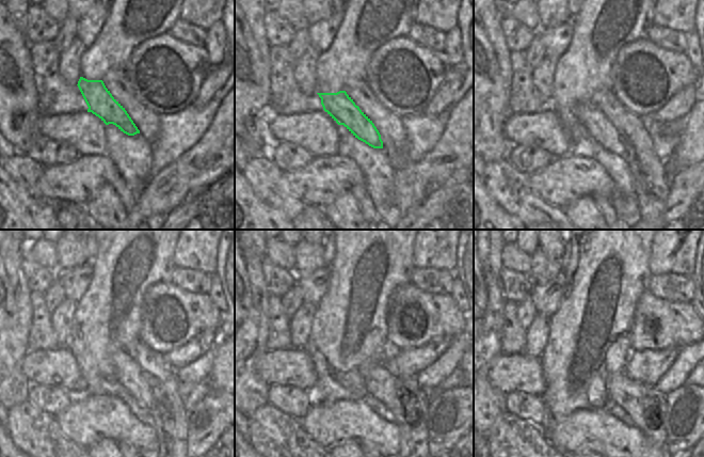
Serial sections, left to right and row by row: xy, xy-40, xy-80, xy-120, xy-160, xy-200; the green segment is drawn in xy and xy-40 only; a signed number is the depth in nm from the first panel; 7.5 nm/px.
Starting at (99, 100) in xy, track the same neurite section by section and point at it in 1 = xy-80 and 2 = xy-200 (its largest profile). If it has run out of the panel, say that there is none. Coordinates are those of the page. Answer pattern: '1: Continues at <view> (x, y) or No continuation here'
1: Continues at xy-80 (595, 121)
2: Continues at xy-200 (646, 406).

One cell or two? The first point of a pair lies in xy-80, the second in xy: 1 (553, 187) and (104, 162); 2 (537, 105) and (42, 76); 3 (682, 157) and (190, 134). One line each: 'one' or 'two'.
1: one
2: one
3: two

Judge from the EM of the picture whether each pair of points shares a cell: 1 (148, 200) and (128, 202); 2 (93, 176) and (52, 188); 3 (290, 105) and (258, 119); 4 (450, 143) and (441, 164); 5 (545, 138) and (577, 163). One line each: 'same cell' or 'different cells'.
1: different cells
2: same cell
3: different cells
4: same cell
5: different cells

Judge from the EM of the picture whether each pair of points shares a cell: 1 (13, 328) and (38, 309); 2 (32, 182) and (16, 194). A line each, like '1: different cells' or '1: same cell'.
1: different cells
2: different cells

